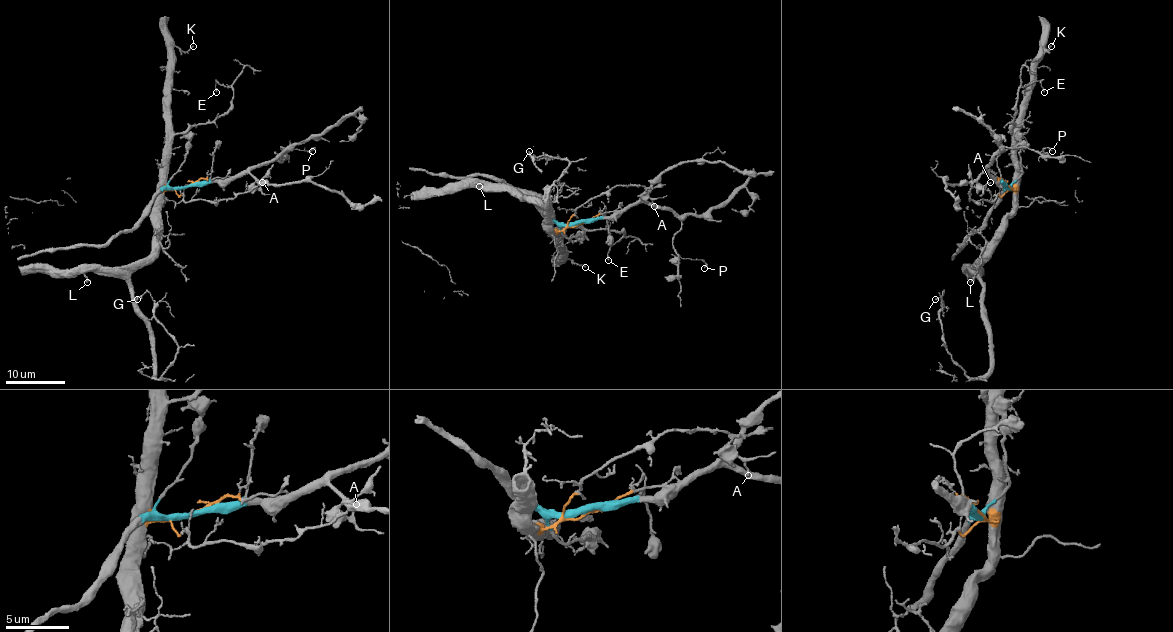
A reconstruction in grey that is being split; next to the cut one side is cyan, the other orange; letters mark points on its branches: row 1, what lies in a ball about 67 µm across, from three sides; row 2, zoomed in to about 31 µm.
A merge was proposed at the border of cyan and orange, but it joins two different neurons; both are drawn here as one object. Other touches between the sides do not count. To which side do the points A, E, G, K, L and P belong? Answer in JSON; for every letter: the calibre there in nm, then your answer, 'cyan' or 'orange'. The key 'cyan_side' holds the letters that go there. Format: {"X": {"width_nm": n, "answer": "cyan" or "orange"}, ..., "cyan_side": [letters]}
{"A": {"width_nm": 150, "answer": "cyan"}, "E": {"width_nm": 100, "answer": "orange"}, "G": {"width_nm": 180, "answer": "orange"}, "K": {"width_nm": 140, "answer": "orange"}, "L": {"width_nm": 140, "answer": "orange"}, "P": {"width_nm": 170, "answer": "cyan"}, "cyan_side": ["A", "P"]}

